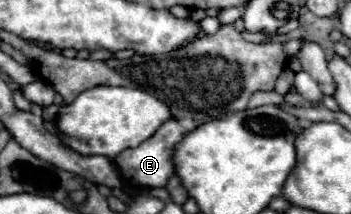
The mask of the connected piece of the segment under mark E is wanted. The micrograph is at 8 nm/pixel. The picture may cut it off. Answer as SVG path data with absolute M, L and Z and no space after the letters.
M167 120L149 140L145 140L143 144L139 144L137 148L129 148L123 150L119 156L115 156L115 164L121 170L123 178L135 182L141 188L157 188L157 186L165 186L169 176L173 174L173 164L171 164L171 150L173 146L183 138L187 130L183 126L179 126L177 120Z

